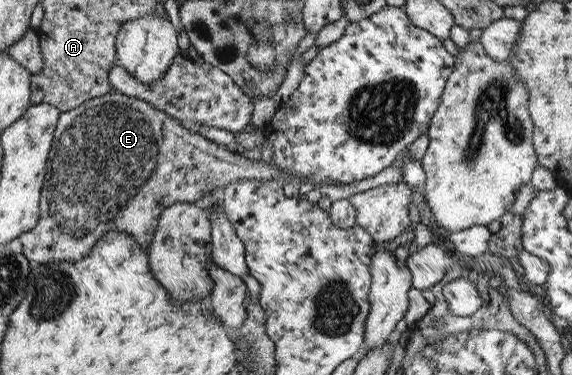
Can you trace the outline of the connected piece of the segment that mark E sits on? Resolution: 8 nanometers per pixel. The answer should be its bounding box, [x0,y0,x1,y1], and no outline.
[21,91,300,265]

